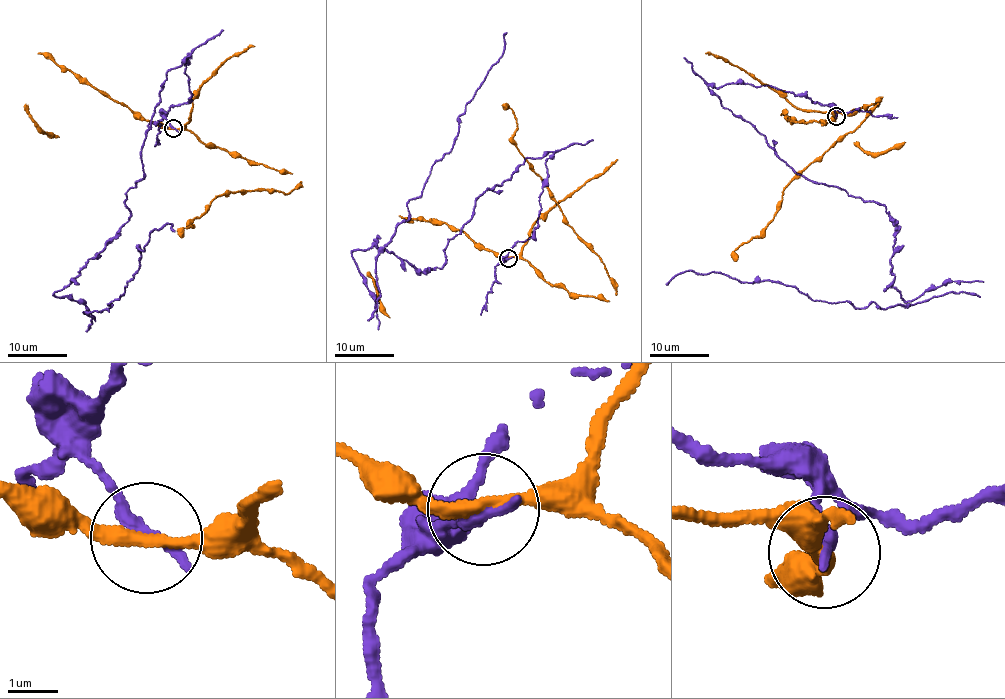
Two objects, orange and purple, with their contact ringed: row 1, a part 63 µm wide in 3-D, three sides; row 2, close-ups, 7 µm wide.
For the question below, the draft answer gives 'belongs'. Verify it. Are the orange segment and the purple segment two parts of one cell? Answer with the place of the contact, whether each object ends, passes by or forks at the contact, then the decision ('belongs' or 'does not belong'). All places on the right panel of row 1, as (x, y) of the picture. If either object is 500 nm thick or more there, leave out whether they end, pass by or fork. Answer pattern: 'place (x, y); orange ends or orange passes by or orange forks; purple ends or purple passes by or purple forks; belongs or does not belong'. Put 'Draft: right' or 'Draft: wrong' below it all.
place (836, 116); orange passes by; purple ends; does not belong
Draft: wrong

